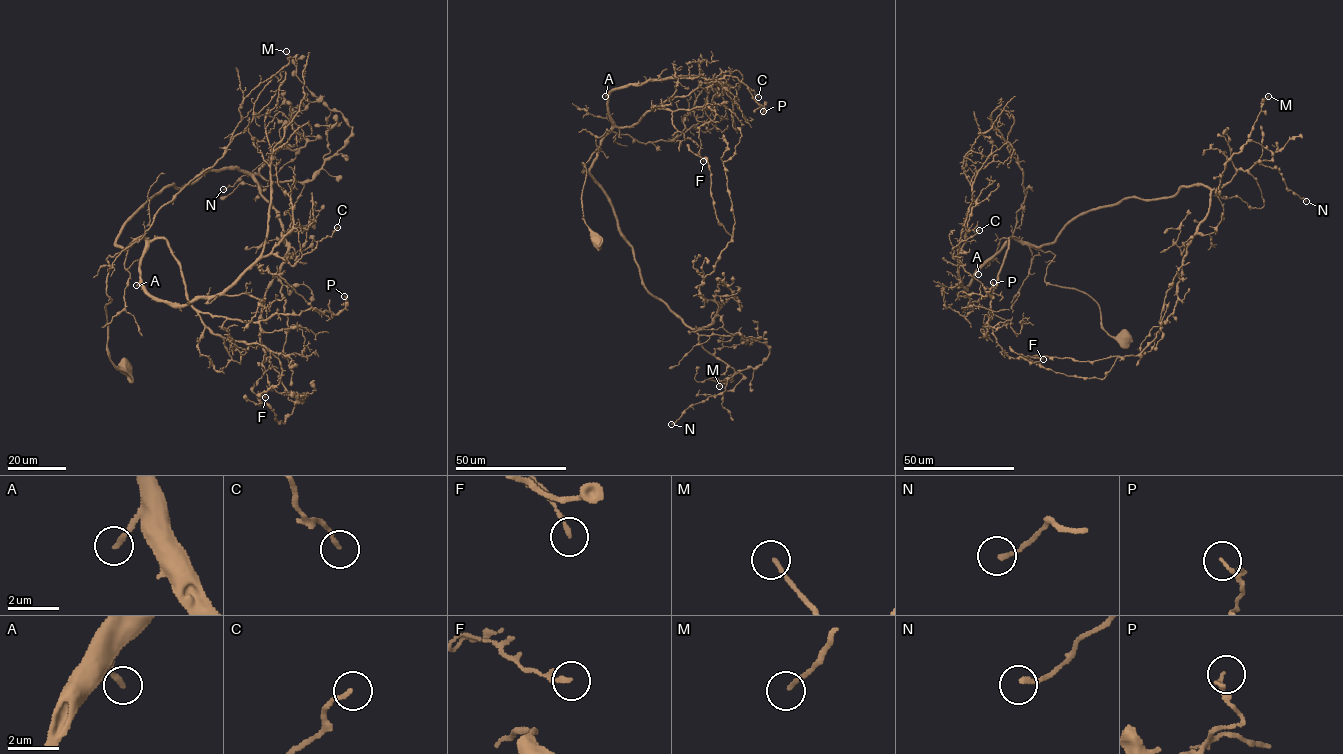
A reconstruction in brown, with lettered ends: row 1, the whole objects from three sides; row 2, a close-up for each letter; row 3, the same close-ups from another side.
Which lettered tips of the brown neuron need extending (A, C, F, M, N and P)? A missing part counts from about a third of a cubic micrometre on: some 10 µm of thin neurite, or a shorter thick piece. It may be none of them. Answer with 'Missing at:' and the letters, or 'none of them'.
Missing at: A, M, N

